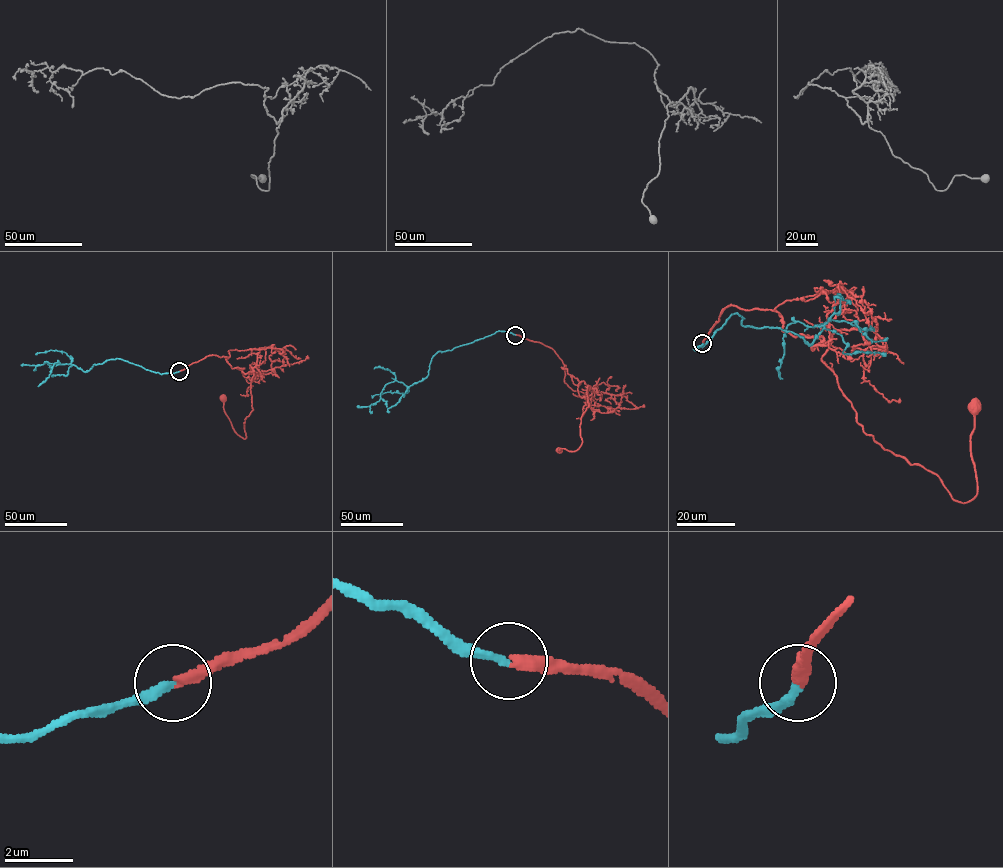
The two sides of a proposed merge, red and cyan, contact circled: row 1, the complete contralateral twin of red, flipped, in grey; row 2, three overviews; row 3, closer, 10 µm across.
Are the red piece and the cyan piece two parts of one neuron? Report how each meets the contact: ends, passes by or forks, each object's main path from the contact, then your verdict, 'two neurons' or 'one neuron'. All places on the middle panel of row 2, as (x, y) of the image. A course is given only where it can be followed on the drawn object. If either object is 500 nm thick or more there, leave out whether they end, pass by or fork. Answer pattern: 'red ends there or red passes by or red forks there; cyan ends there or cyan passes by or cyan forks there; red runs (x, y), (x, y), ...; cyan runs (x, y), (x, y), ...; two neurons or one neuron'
red ends there; cyan ends there; red runs (515, 334), (551, 348), (573, 382), (589, 386), (581, 445), (575, 451), (560, 449); cyan runs (515, 334), (498, 331), (438, 351), (424, 378), (409, 386), (396, 380), (389, 382), (379, 401), (356, 406); one neuron

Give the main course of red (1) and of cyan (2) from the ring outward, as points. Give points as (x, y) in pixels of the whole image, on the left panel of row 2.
1: (179, 371), (216, 355), (228, 357), (232, 368), (253, 373), (245, 439), (224, 411), (224, 398)
2: (179, 371), (155, 372), (117, 358), (94, 364), (85, 372), (70, 364), (46, 361), (39, 365), (20, 365)

